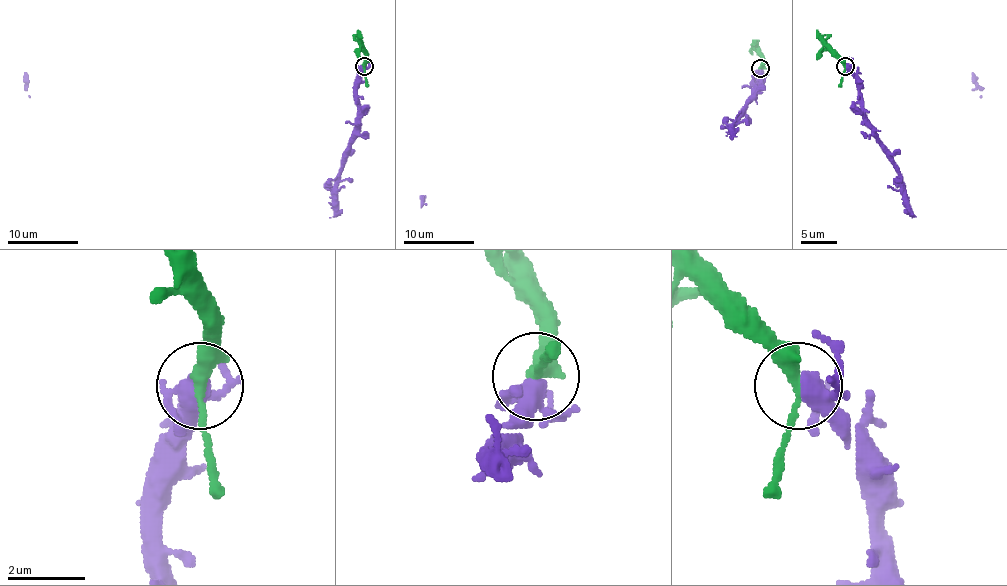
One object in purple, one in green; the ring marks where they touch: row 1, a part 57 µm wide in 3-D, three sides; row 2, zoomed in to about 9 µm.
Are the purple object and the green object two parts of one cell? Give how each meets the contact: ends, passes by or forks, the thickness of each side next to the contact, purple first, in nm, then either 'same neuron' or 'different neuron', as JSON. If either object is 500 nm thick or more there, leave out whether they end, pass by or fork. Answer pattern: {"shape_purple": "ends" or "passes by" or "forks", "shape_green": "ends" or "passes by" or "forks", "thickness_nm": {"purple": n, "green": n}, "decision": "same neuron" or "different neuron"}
{"shape_purple": "forks", "shape_green": "passes by", "thickness_nm": {"purple": 320, "green": 300}, "decision": "same neuron"}

